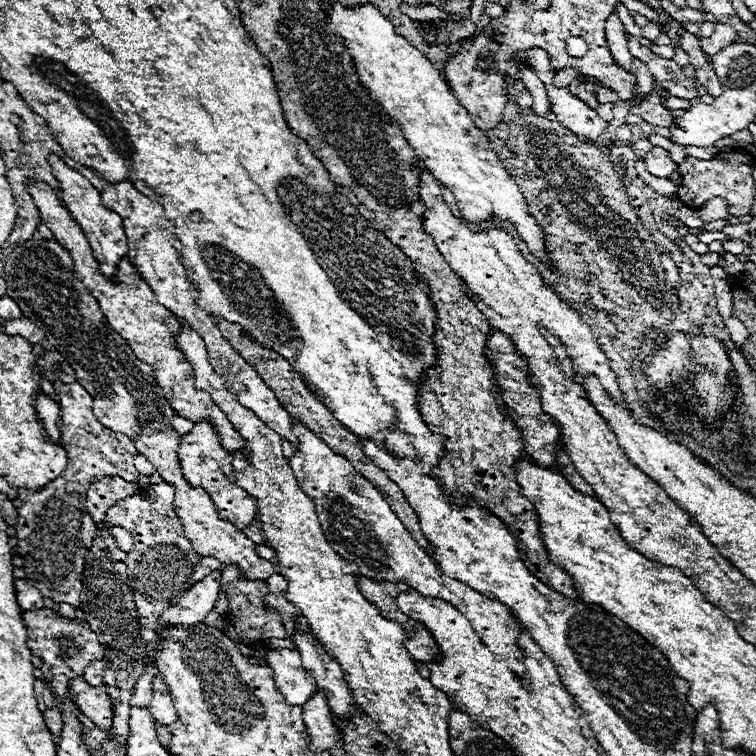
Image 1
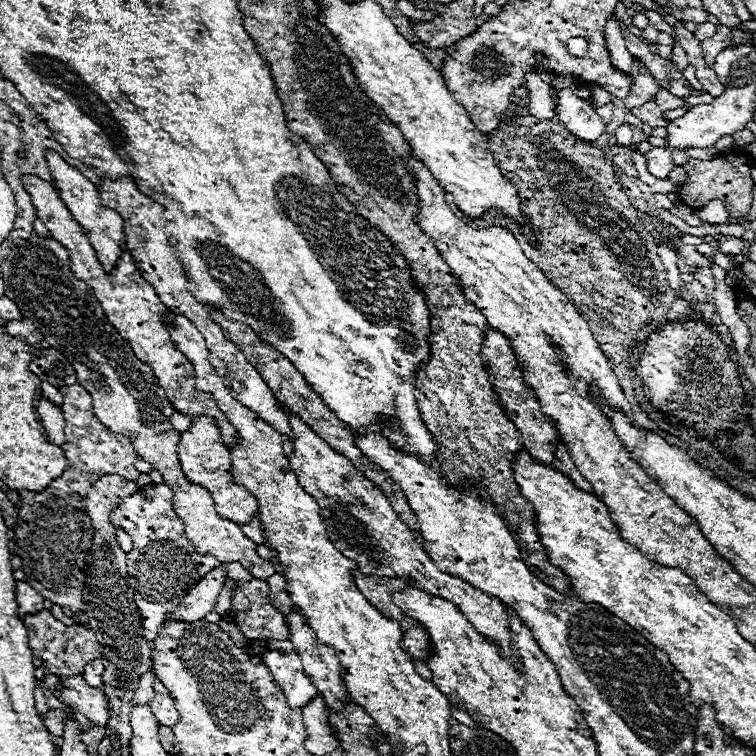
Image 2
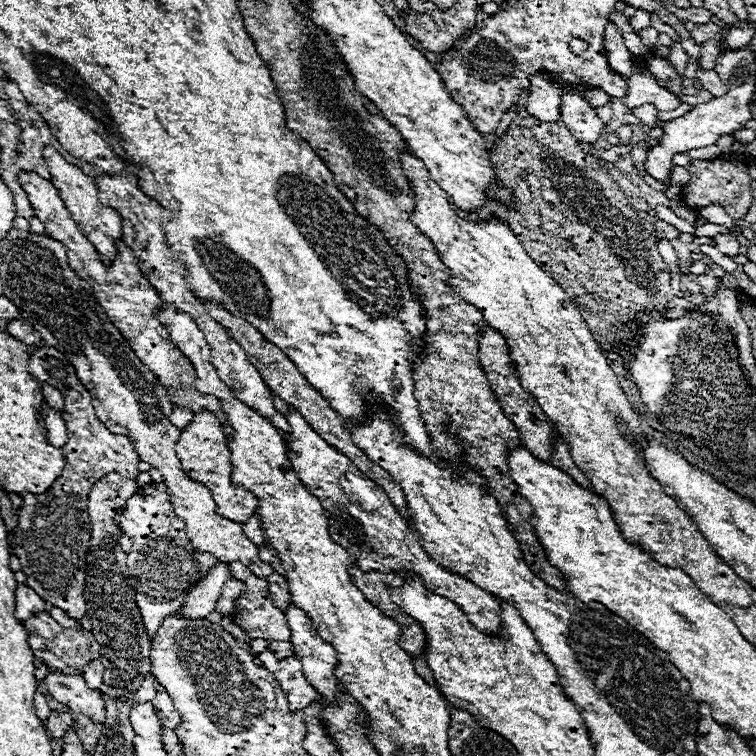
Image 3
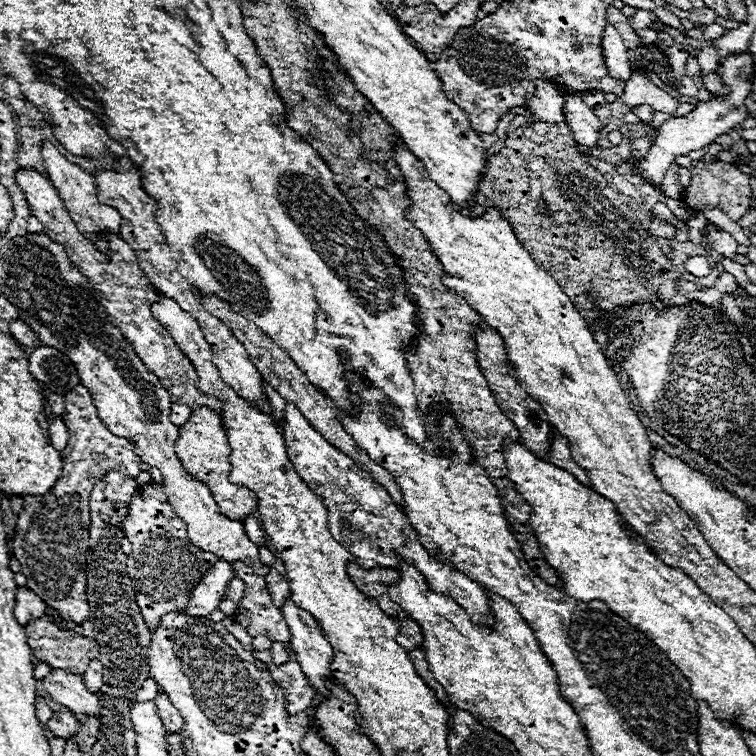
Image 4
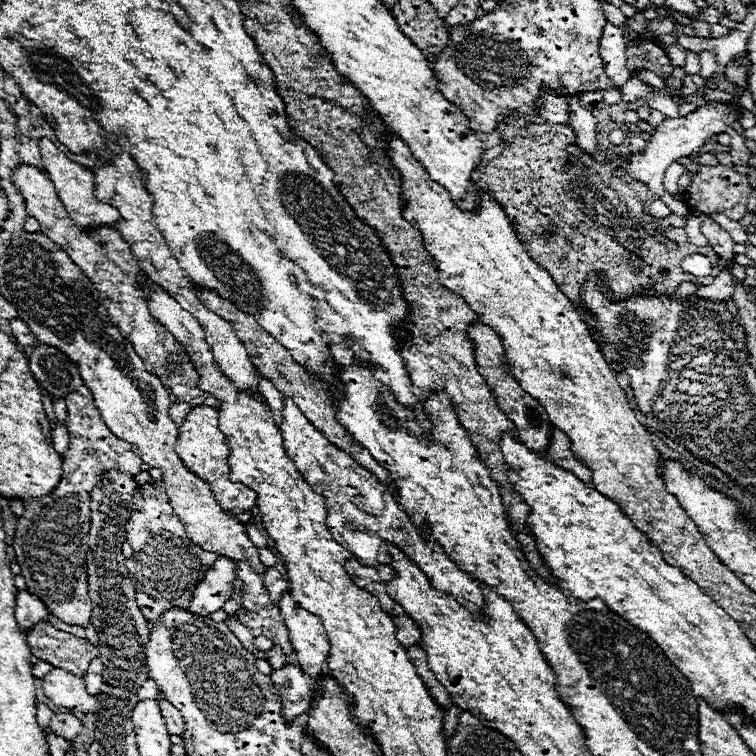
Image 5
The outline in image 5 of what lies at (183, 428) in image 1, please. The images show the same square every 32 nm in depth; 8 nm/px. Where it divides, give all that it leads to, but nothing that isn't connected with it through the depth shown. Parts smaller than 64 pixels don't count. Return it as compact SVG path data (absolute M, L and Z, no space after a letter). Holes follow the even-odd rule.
M174 402L174 404L170 406L170 418L172 418L176 424L182 424L184 418L186 418L186 414L188 414L188 410L190 410L190 406L188 406L186 402Z

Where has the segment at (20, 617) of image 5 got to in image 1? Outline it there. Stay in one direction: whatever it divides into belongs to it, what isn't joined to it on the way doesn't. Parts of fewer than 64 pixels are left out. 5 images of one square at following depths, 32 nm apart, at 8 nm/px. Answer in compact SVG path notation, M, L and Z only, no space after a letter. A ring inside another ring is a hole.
M14 580L14 586L16 586L16 600L20 606L20 612L38 610L44 606L42 594L28 580Z

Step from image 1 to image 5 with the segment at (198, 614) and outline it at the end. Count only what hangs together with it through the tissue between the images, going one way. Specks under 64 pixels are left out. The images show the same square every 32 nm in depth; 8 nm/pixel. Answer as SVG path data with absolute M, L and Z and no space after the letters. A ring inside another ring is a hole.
M220 556L206 572L204 580L196 586L188 610L192 614L202 616L220 610L234 594L234 580L236 580L236 562Z

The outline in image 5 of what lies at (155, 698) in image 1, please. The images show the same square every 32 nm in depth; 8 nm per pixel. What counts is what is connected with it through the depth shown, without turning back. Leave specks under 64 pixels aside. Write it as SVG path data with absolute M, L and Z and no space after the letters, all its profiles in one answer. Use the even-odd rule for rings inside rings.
M158 698L158 704L160 704L160 710L162 710L164 722L168 726L168 732L182 736L184 730L186 730L186 724L184 724L184 718L180 716L180 710L174 708L166 698Z

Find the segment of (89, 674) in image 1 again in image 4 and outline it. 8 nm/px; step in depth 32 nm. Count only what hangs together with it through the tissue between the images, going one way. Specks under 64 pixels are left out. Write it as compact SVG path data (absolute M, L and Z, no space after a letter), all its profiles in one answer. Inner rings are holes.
M94 660L94 662L90 662L90 666L86 668L86 672L84 672L84 682L86 682L86 688L90 690L90 692L98 692L100 690L100 686L104 684L102 682L102 672L104 672L104 666L102 666L102 662L100 660Z

